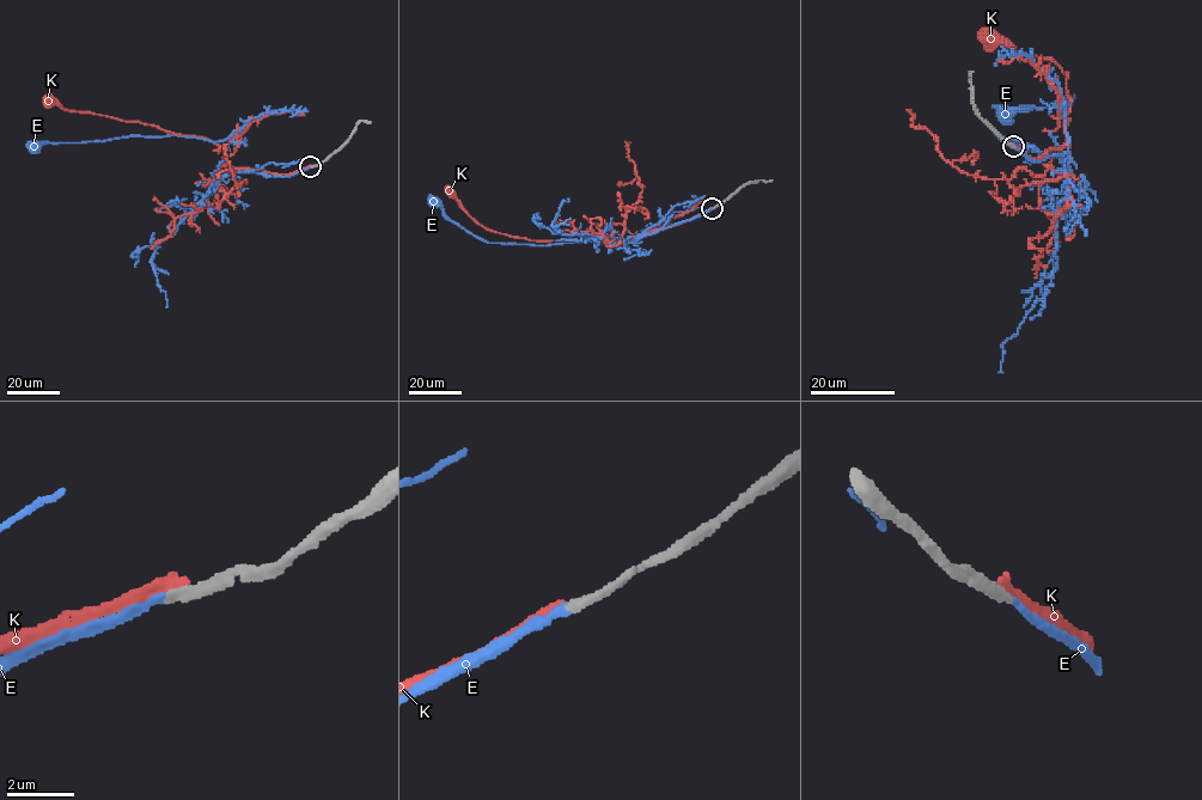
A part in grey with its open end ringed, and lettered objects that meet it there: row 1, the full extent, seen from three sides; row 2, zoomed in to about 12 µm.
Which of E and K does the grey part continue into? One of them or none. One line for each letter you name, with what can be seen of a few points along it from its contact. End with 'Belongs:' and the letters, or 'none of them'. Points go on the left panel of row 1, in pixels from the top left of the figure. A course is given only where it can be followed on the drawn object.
E: it runs (310, 168), (287, 176), (236, 172), (225, 150), (236, 129), (215, 141), (129, 135), (34, 147)
Belongs: E

